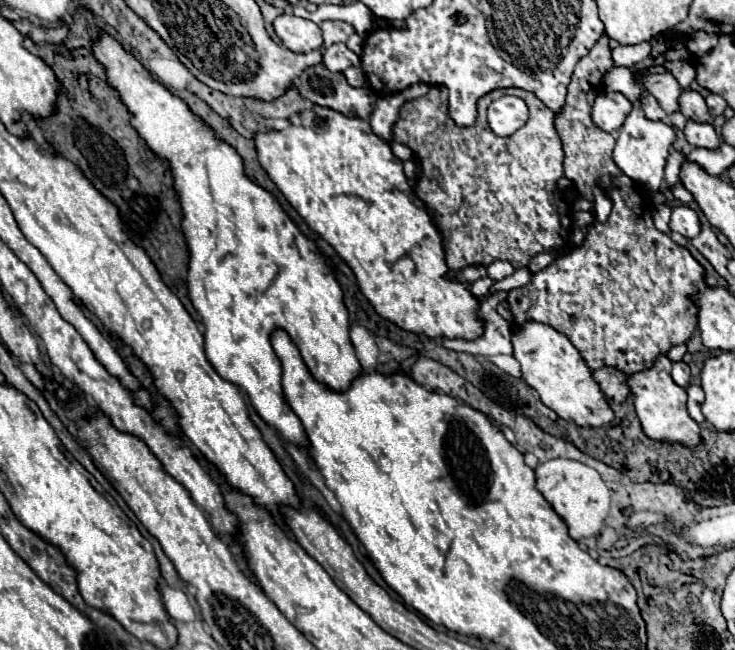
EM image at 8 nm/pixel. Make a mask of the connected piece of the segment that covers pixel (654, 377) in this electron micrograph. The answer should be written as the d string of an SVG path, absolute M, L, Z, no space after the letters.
M659 356L653 368L631 374L627 384L633 392L635 410L641 420L643 432L651 440L661 440L667 444L685 444L687 448L697 448L697 444L701 444L699 424L687 412L687 392L673 382L671 362L667 356Z

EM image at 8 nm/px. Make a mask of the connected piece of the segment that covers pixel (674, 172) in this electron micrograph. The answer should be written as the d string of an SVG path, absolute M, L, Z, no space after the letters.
M671 150L671 156L665 164L665 188L673 188L673 184L679 182L679 166L683 162L683 154L677 150Z

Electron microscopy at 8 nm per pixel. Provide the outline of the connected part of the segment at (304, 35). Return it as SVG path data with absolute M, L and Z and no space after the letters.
M281 14L275 18L273 26L275 26L275 32L281 38L281 42L291 52L305 54L305 52L313 52L323 46L321 28L311 20L297 18L293 14Z

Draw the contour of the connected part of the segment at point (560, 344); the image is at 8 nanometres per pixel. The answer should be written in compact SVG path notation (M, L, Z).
M527 322L517 332L513 332L513 356L521 364L523 380L531 388L535 388L539 392L539 396L541 396L541 402L547 408L551 408L555 414L559 414L563 420L571 420L571 422L581 424L585 428L601 428L601 426L613 422L615 414L613 414L609 402L605 400L605 394L601 392L599 384L593 380L593 374L591 374L589 366L581 358L579 350L563 334L559 334L555 328L551 328L547 324L539 324L539 322Z

